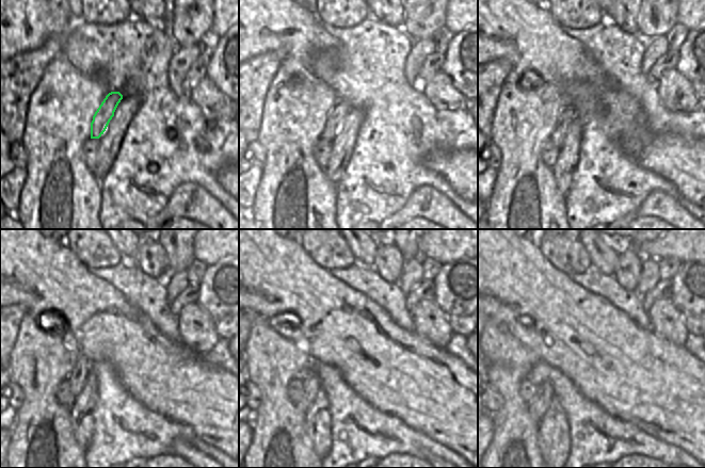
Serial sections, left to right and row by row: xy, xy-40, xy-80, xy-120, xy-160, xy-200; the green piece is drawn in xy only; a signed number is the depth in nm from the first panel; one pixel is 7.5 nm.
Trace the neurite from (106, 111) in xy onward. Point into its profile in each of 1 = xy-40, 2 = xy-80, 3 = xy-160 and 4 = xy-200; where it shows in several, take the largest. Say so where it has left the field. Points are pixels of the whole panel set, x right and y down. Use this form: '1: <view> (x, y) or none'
1: xy-40 (335, 122)
2: xy-80 (567, 115)
3: xy-160 (310, 383)
4: xy-200 (537, 406)

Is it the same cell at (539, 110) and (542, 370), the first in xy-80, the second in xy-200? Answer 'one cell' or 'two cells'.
two cells

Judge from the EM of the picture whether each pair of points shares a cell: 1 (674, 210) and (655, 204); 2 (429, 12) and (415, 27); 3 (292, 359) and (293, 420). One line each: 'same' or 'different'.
1: same
2: same
3: same

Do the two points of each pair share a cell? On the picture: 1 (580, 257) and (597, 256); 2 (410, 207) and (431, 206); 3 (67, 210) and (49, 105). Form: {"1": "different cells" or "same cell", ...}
{"1": "different cells", "2": "same cell", "3": "same cell"}

